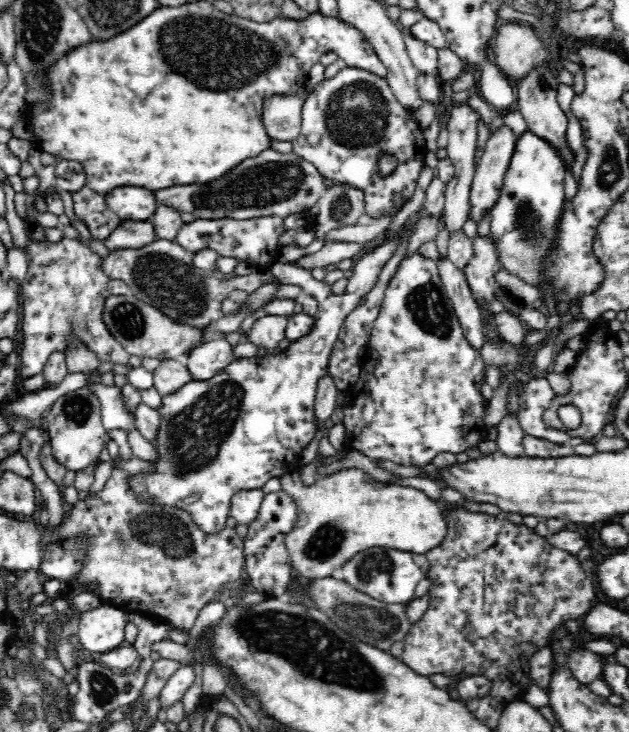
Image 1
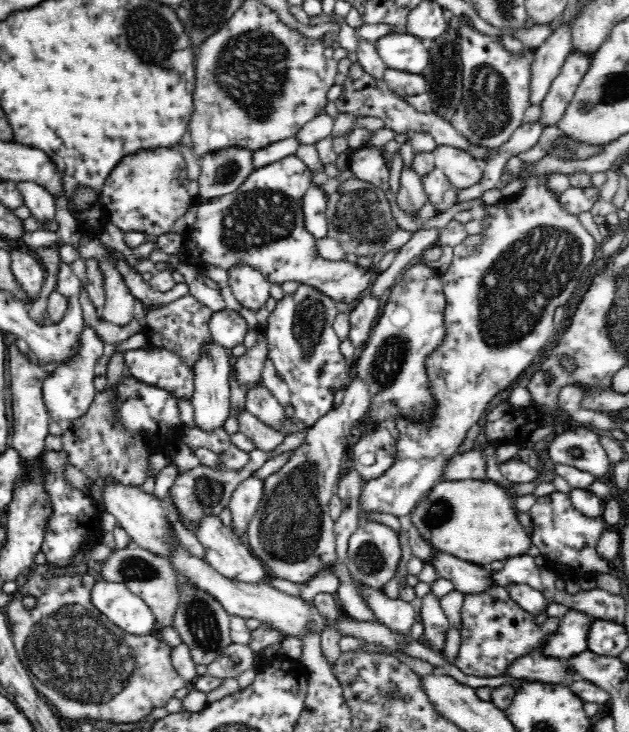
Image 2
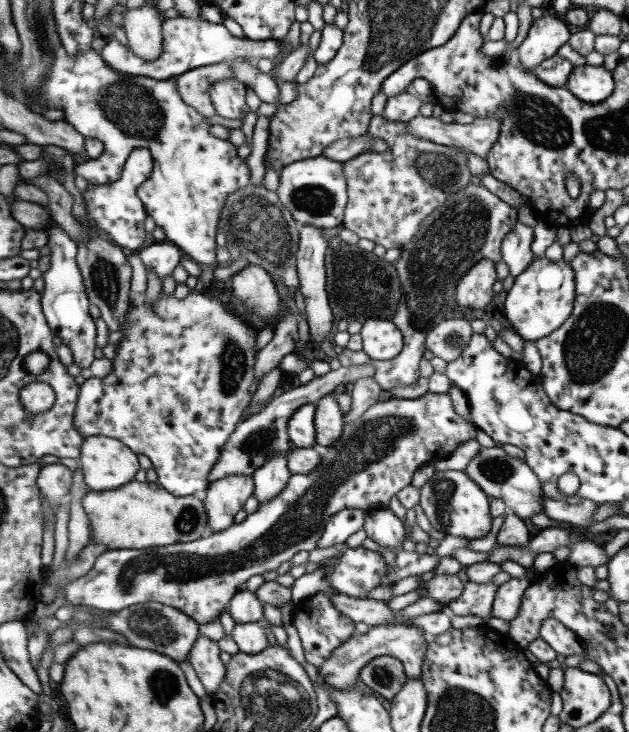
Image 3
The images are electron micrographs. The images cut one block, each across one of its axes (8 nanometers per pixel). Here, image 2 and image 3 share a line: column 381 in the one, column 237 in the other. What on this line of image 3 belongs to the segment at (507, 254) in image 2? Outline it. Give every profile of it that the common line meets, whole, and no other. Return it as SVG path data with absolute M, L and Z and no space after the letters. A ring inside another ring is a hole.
M233 476L211 484L203 496L207 510L209 534L227 532L235 524L235 516L245 512L245 502L253 496L257 484L251 476Z

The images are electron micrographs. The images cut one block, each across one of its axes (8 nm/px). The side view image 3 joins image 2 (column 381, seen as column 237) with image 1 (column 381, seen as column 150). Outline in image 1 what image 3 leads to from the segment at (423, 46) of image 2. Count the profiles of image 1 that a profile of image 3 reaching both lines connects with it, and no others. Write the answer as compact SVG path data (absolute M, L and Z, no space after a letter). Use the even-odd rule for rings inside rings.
M196 2L196 4L182 6L182 8L162 8L160 6L158 12L154 12L154 16L148 16L142 24L138 24L138 28L132 28L130 32L122 32L122 36L116 36L114 40L108 40L106 44L98 44L98 42L86 44L86 48L80 48L72 56L66 56L66 60L62 60L62 64L58 64L58 72L54 70L54 80L58 80L58 100L54 100L54 108L50 108L46 112L38 112L38 110L28 108L30 112L26 112L26 116L30 118L30 124L34 126L38 150L48 152L48 154L62 158L62 160L76 160L88 172L88 184L78 194L74 194L76 218L80 218L80 222L88 228L92 238L106 242L112 236L112 232L122 224L122 220L118 216L112 216L112 212L104 204L104 196L110 190L126 188L126 186L162 190L162 188L170 188L170 186L210 184L210 182L220 180L228 172L232 172L244 160L258 160L258 156L264 156L266 152L270 152L274 138L270 136L266 122L264 122L266 104L276 98L286 100L290 96L304 96L306 78L308 78L312 66L320 64L320 60L328 52L336 52L344 66L360 68L360 70L372 72L374 76L380 76L380 78L388 76L388 70L380 62L380 58L376 56L372 46L366 42L366 38L358 30L340 22L340 18L334 18L334 16L324 16L320 12L308 12L306 18L296 20L296 18L284 18L282 14L278 14L278 16L272 16L272 20L268 20L268 22L252 22L252 20L244 20L240 16L218 12L210 2Z

